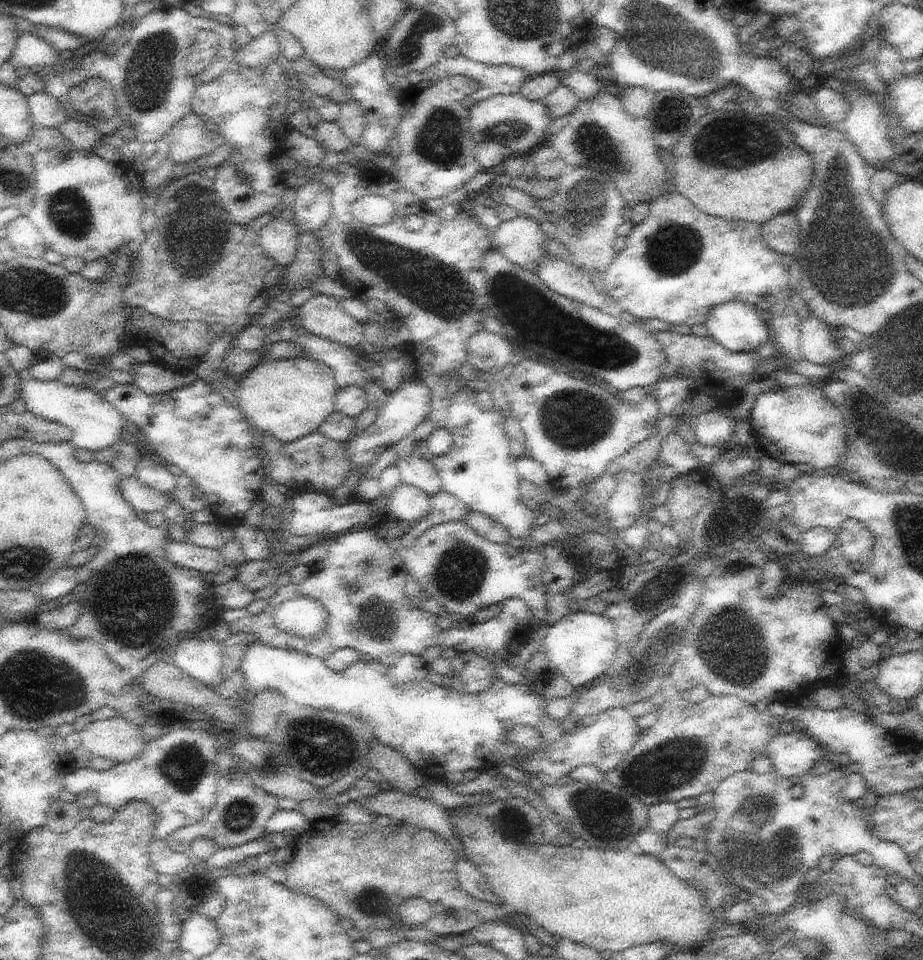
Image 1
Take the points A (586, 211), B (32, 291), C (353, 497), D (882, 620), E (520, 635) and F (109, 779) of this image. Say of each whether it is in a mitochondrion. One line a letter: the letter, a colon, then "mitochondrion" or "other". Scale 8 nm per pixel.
A: mitochondrion
B: mitochondrion
C: other
D: other
E: other
F: other

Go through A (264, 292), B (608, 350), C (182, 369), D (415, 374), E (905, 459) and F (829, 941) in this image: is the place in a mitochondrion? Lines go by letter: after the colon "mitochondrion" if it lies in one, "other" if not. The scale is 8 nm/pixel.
A: other
B: mitochondrion
C: other
D: other
E: mitochondrion
F: mitochondrion

